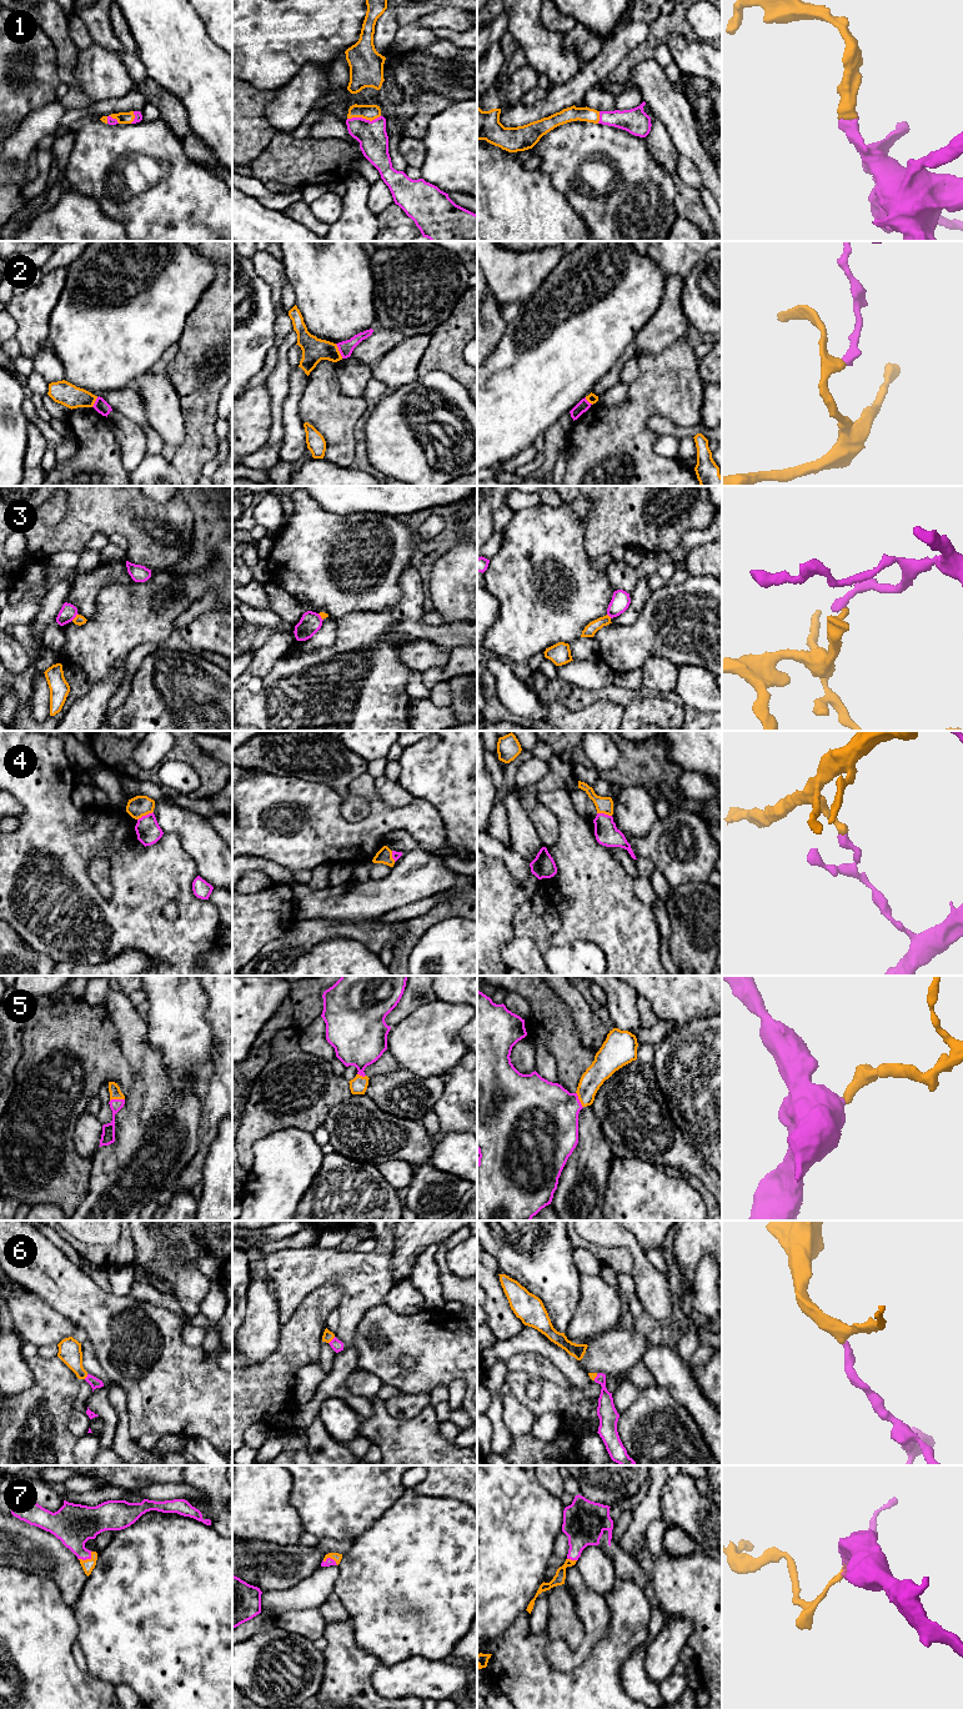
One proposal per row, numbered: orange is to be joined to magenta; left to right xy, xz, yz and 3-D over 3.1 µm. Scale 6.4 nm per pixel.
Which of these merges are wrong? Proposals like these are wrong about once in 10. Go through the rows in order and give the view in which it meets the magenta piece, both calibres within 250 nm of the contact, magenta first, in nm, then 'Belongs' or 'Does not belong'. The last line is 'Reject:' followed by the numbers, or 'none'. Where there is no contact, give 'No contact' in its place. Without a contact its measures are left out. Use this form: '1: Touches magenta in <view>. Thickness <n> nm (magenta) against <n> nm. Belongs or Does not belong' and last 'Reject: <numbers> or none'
1: Touches magenta in xz. Thickness 190 nm (magenta) against 100 nm. Belongs
2: Touches magenta in xz. Thickness 90 nm (magenta) against 160 nm. Does not belong
3: Touches magenta in xy. Thickness 110 nm (magenta) against 70 nm. Does not belong
4: Touches magenta in xy. Thickness 160 nm (magenta) against 140 nm. Does not belong
5: Touches magenta in xy. Thickness 90 nm (magenta) against 80 nm. Belongs
6: Touches magenta in xz. Thickness 80 nm (magenta) against 70 nm. Belongs
7: Touches magenta in xy. Thickness 280 nm (magenta) against 80 nm. Belongs
Reject: 2, 3, 4

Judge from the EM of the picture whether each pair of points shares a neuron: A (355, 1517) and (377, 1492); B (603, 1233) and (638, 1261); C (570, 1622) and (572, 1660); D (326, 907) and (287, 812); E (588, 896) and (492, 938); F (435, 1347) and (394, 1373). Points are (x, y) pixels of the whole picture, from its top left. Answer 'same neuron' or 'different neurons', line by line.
A: same neuron
B: same neuron
C: different neurons
D: different neurons
E: different neurons
F: same neuron

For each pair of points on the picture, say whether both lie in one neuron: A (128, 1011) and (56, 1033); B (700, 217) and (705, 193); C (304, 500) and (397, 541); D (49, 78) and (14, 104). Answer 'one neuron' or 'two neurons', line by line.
A: two neurons
B: two neurons
C: one neuron
D: one neuron

